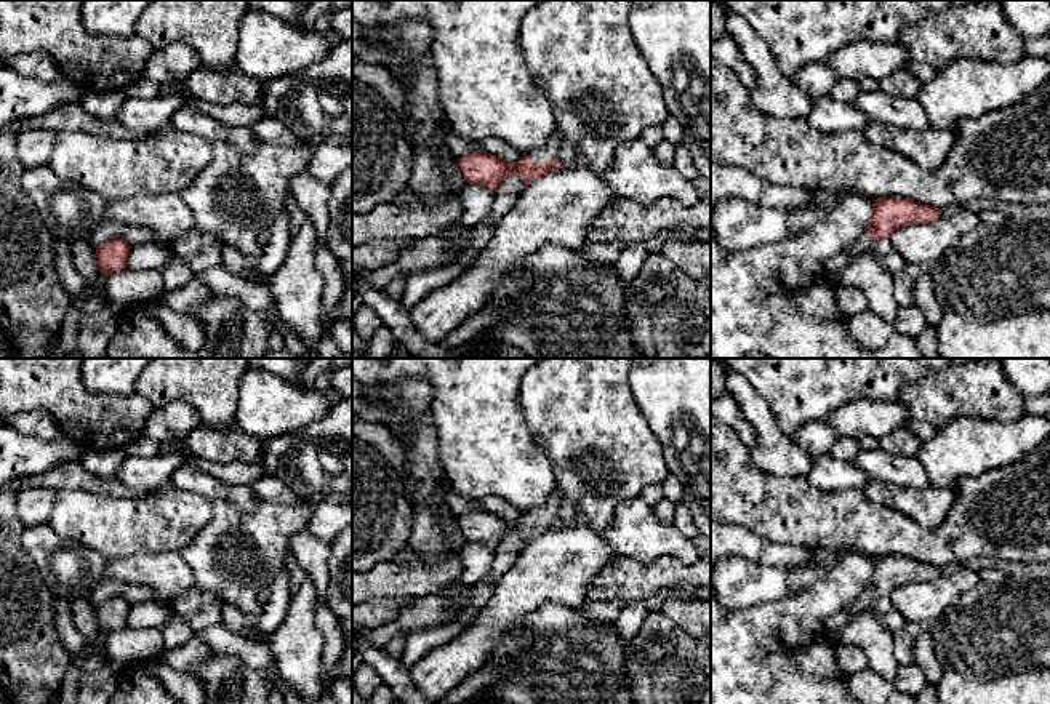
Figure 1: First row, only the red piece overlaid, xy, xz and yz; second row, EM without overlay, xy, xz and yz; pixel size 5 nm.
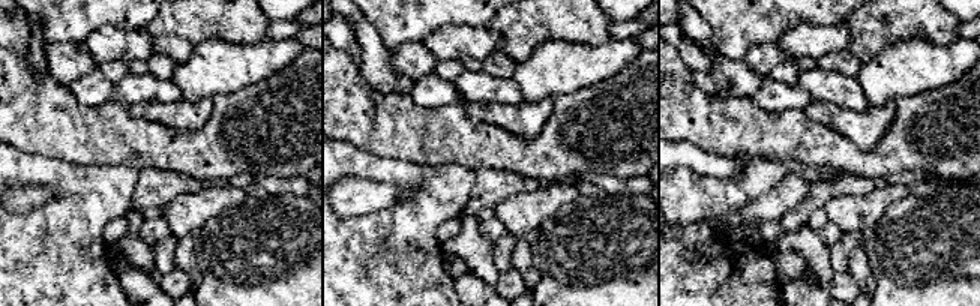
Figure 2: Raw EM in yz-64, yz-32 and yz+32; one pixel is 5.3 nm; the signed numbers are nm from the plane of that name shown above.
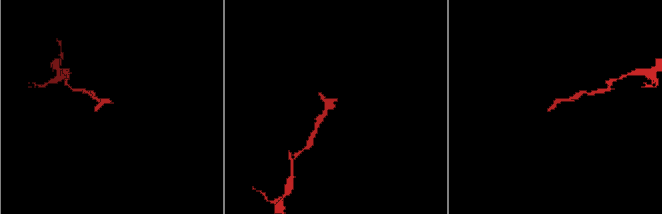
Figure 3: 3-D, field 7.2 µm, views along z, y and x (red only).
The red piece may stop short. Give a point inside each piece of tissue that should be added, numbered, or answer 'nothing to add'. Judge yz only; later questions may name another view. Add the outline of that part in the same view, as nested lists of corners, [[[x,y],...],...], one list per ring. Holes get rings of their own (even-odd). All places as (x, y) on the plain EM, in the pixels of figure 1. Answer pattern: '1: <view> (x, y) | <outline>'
1: yz (866, 599) | [[[864,590],[844,613],[856,618],[864,610],[871,608],[874,600],[876,597],[869,590]]]

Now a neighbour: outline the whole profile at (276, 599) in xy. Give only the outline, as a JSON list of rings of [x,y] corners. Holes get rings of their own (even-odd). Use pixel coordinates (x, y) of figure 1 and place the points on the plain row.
[[[285,570],[259,595],[261,613],[222,611],[221,624],[235,635],[251,638],[254,634],[274,634],[287,616],[291,603],[290,573]]]

